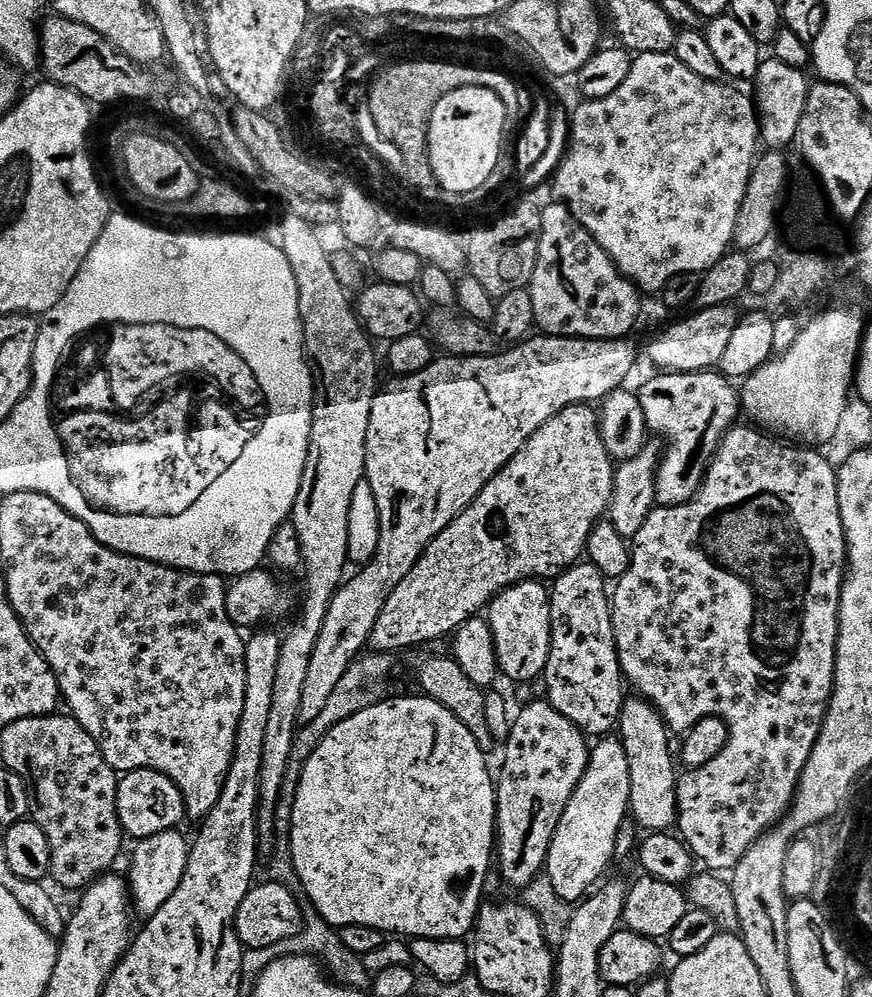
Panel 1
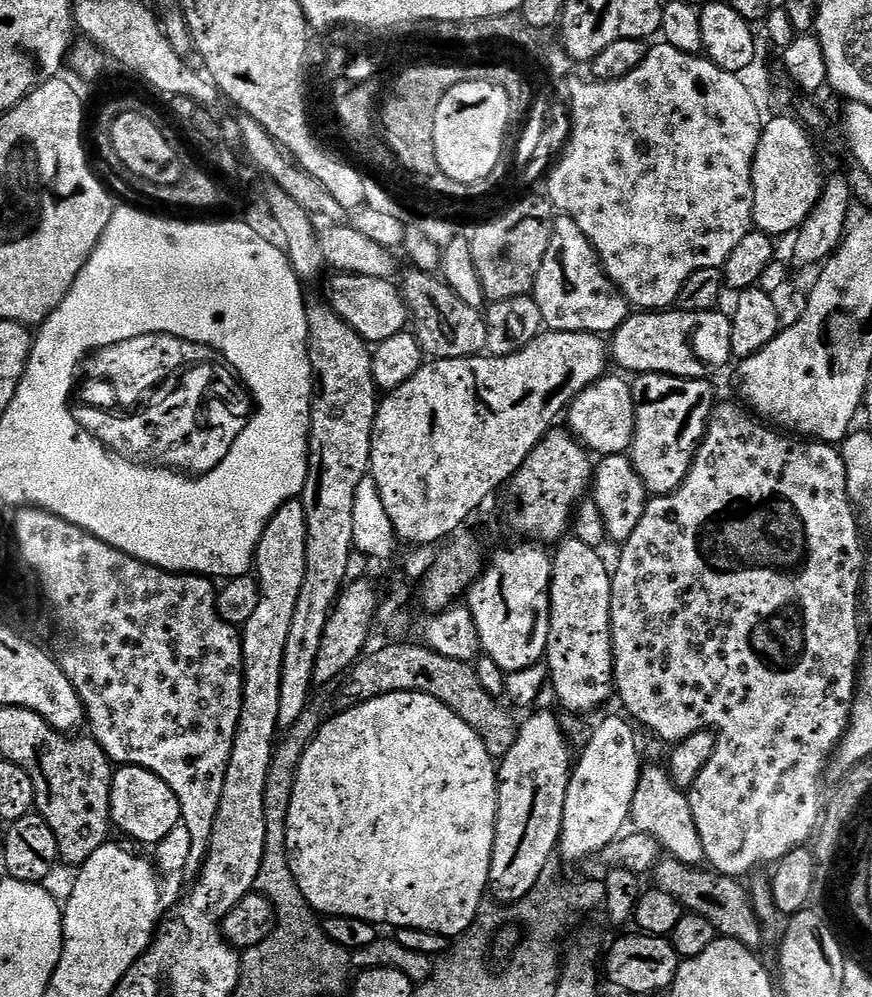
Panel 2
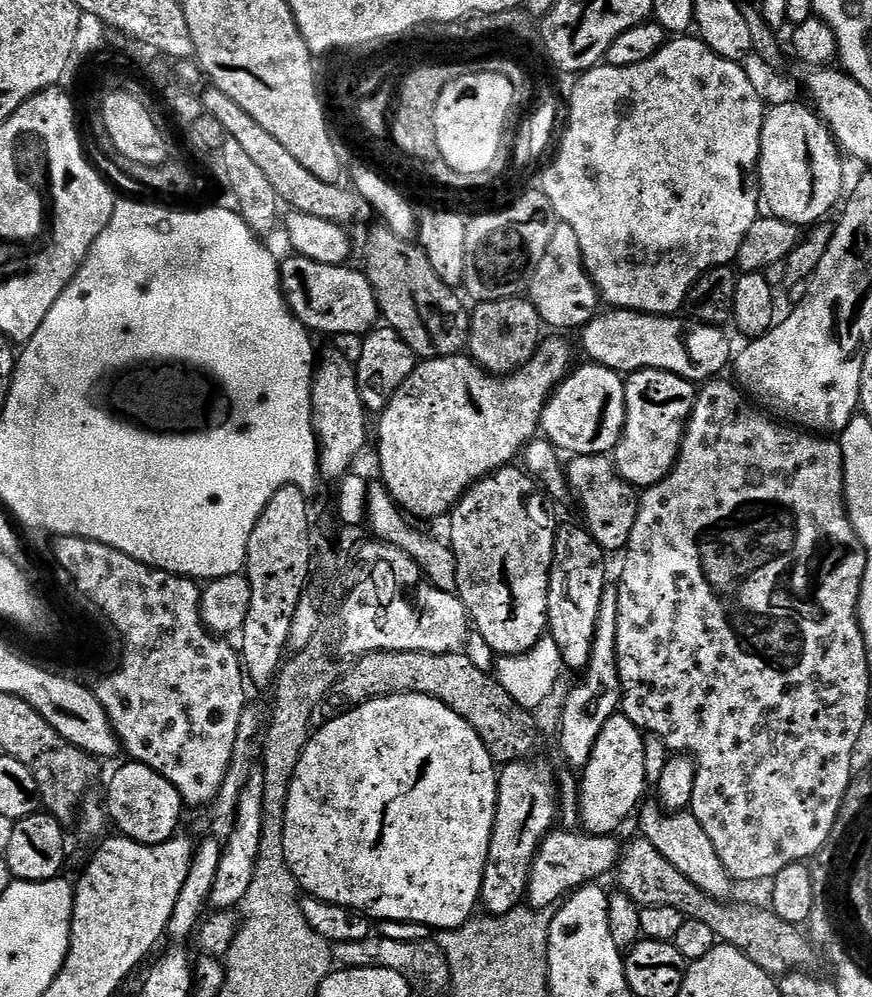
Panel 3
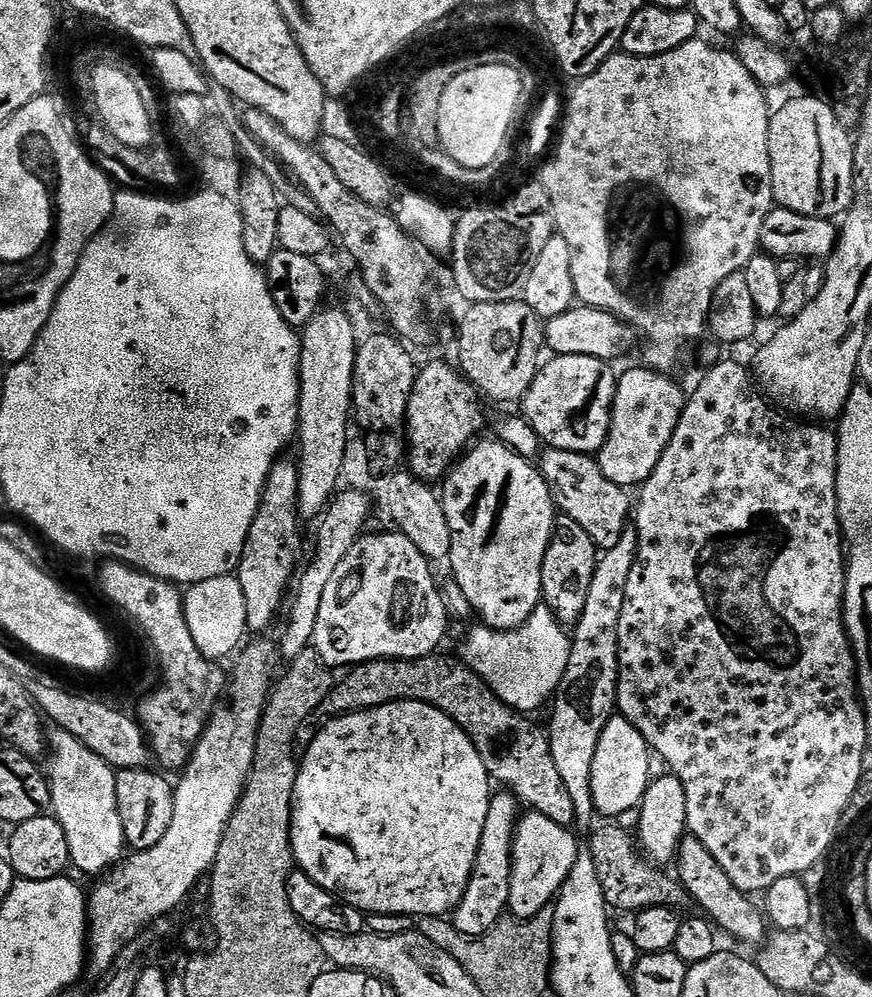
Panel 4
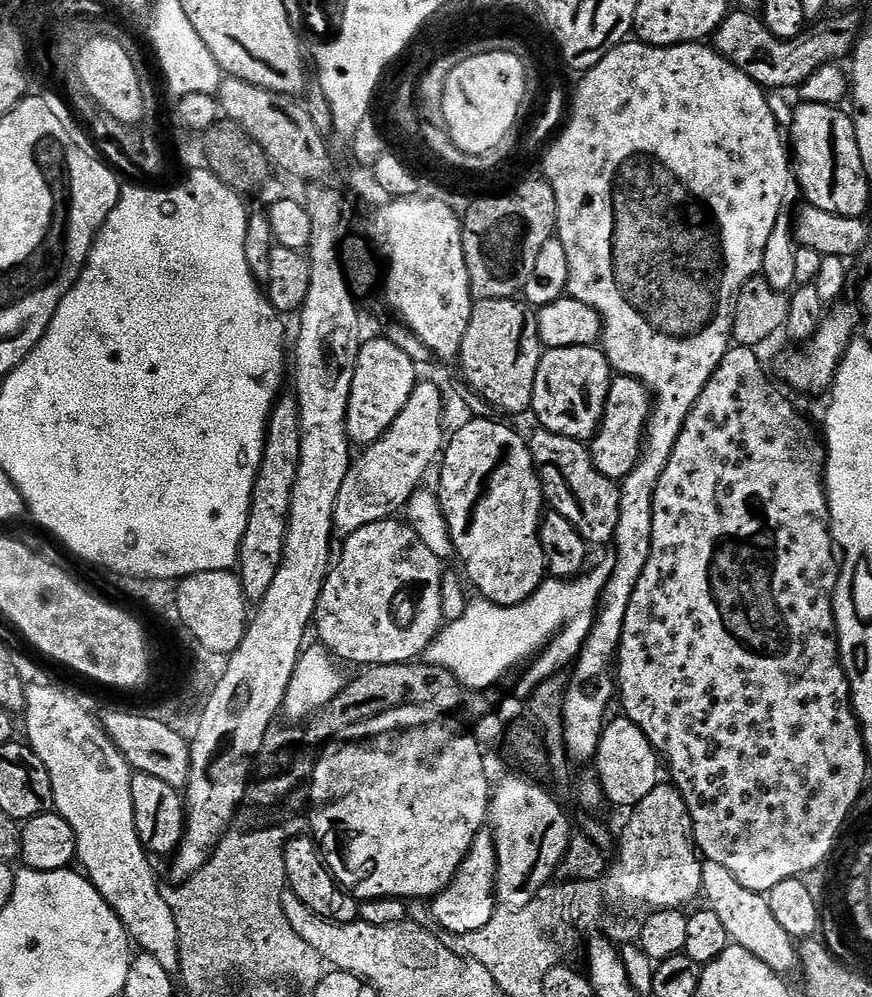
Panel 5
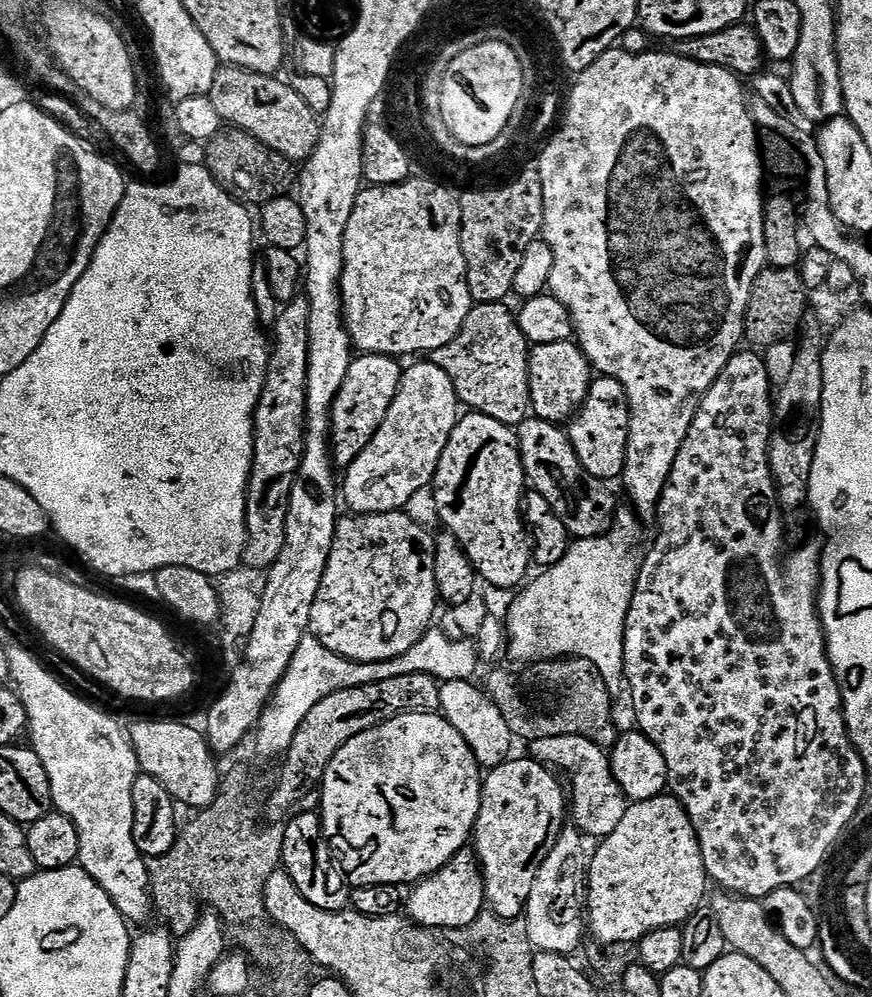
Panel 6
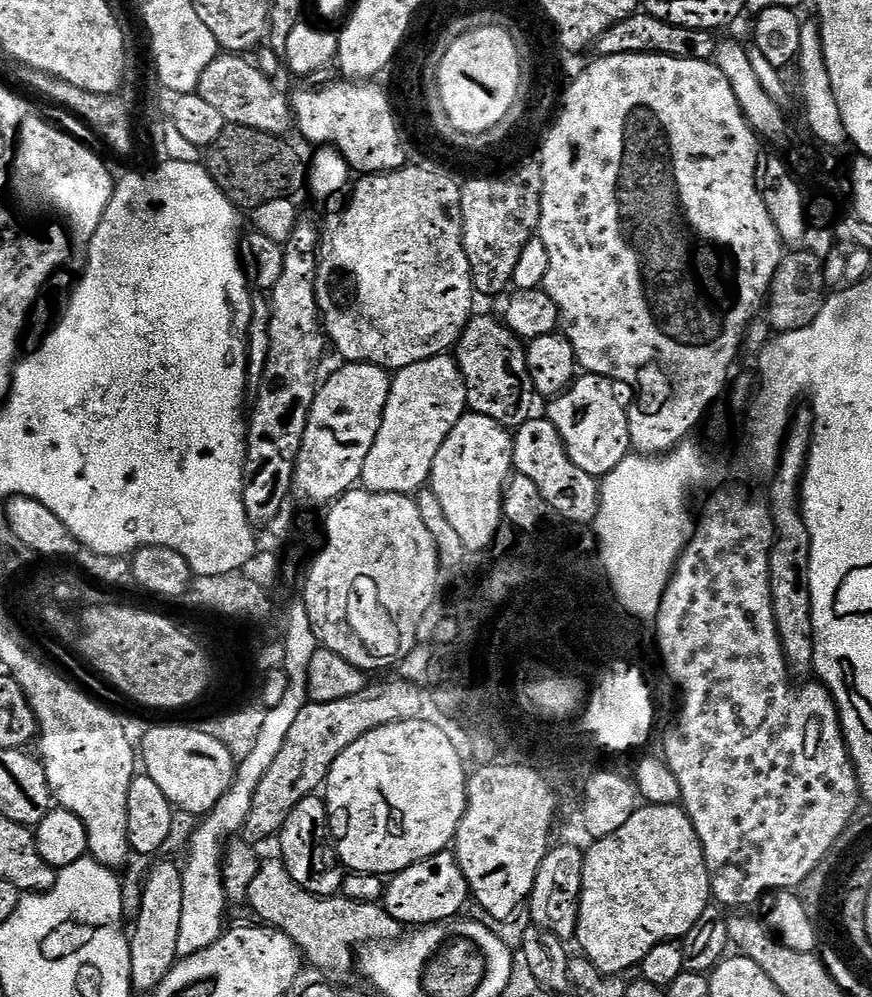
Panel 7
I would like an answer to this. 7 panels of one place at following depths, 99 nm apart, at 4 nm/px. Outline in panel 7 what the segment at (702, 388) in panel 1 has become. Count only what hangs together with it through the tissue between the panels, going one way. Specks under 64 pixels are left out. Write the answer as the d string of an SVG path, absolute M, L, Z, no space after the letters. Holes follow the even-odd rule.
M577 375L569 384L567 392L560 393L549 403L552 405L546 412L546 419L564 439L574 466L582 466L586 474L597 478L603 478L630 454L628 412L620 405L612 388L615 388L613 381L604 376Z

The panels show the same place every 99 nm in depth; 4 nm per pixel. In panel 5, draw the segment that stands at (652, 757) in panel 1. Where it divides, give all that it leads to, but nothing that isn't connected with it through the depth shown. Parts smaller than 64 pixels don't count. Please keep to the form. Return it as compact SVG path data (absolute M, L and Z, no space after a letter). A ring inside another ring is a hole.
M704 860L700 865L700 887L702 900L705 900L707 911L718 916L722 926L726 928L729 941L735 947L746 950L758 958L777 976L787 977L787 972L796 972L798 968L798 950L791 936L774 922L774 916L770 914L770 906L767 899L759 892L748 892L730 874L724 866L718 866L718 862Z

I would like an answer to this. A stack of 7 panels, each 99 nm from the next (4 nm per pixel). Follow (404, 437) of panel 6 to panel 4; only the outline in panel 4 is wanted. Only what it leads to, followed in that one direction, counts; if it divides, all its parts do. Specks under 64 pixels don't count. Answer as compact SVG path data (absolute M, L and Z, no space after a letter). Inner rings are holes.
M346 488L339 491L319 521L321 524L312 565L309 566L305 576L303 573L299 577L298 585L294 590L296 601L293 602L292 610L288 616L288 629L285 630L284 638L280 644L278 643L279 655L283 659L285 656L285 661L297 660L304 652L309 651L314 638L314 626L318 626L318 610L322 606L326 586L330 586L341 575L342 562L349 556L350 550L353 549L365 531L364 526L370 516L370 500L366 494L361 489Z

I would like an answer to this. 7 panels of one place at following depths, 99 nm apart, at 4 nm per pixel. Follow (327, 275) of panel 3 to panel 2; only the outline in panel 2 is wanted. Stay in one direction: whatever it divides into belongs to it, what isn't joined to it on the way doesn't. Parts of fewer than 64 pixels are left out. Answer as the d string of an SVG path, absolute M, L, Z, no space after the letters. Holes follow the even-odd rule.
M355 274L333 275L328 288L327 303L354 329L369 345L375 346L394 338L394 334L409 327L408 307L399 287L391 279L366 278Z

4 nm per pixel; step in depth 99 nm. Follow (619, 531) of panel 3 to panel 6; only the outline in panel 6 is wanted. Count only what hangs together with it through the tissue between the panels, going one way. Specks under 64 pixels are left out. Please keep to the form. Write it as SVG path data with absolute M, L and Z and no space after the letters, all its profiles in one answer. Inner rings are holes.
M527 418L519 425L518 435L527 483L531 491L546 498L554 515L565 524L569 537L585 540L603 536L616 517L618 501L605 481L594 478L582 466L567 431L548 420Z

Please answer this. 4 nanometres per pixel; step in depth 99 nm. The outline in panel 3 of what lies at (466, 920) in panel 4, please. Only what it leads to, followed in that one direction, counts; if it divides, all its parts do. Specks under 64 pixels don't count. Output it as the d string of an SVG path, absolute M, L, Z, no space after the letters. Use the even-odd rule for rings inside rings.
M532 762L505 764L499 769L496 786L496 817L490 838L488 861L480 891L485 913L501 916L521 907L528 891L532 859L545 836L553 831L556 820L557 789L535 768Z

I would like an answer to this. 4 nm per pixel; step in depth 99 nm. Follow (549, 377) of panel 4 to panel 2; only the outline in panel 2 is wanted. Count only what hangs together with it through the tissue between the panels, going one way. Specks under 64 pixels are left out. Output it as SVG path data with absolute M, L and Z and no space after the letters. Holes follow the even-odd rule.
M605 374L588 388L583 388L566 409L567 431L575 436L589 453L597 457L618 456L632 447L636 429L636 411L632 397L632 385L623 375Z

